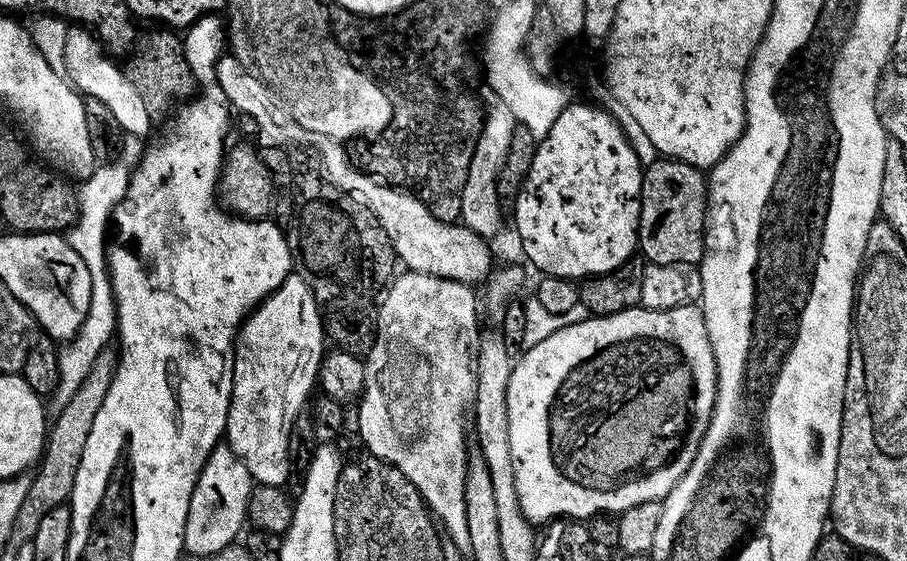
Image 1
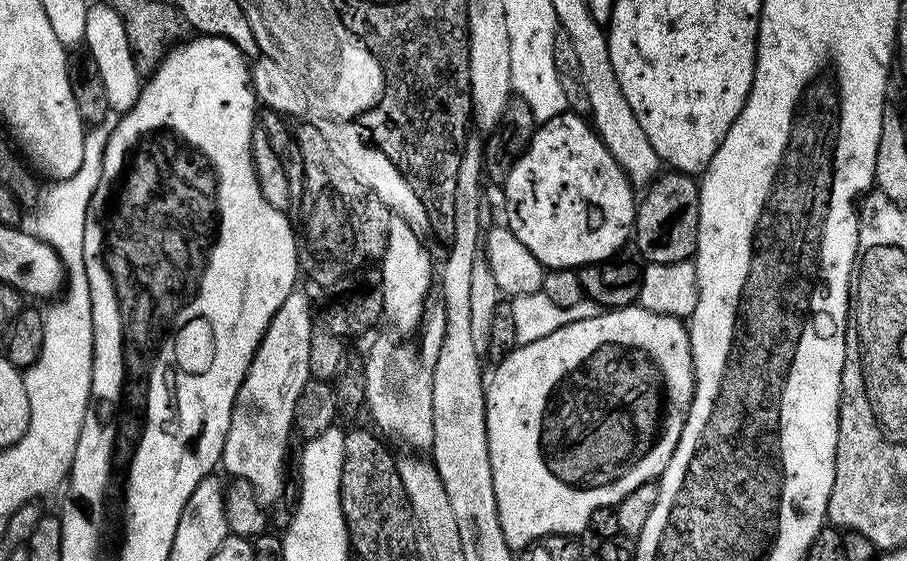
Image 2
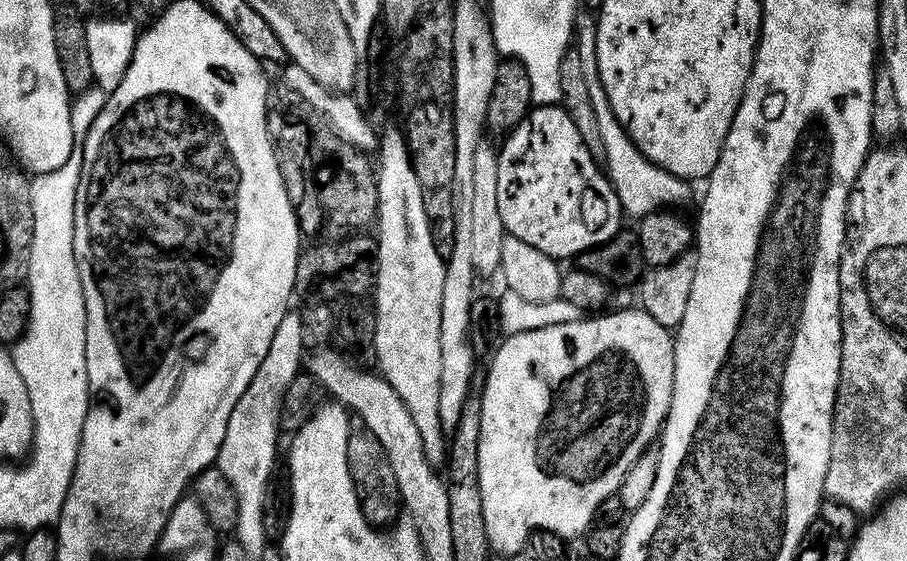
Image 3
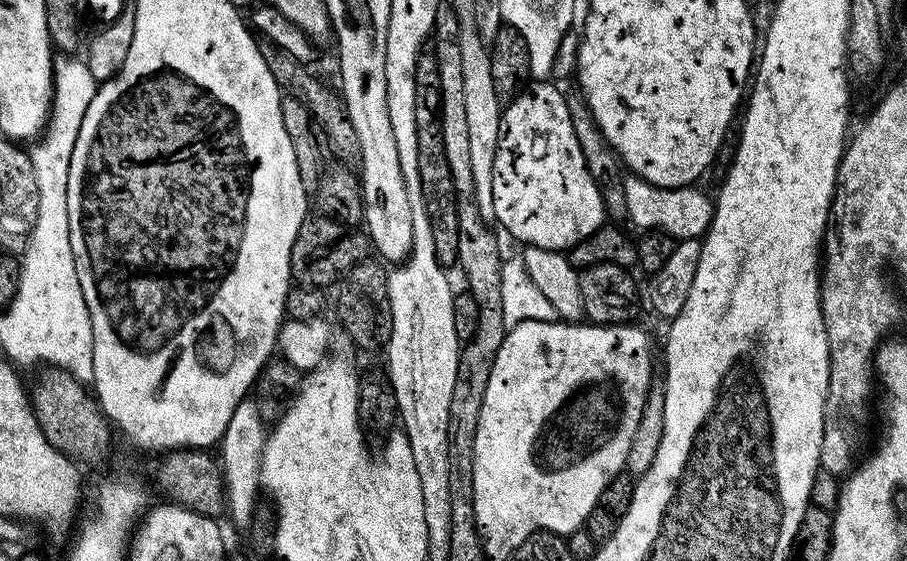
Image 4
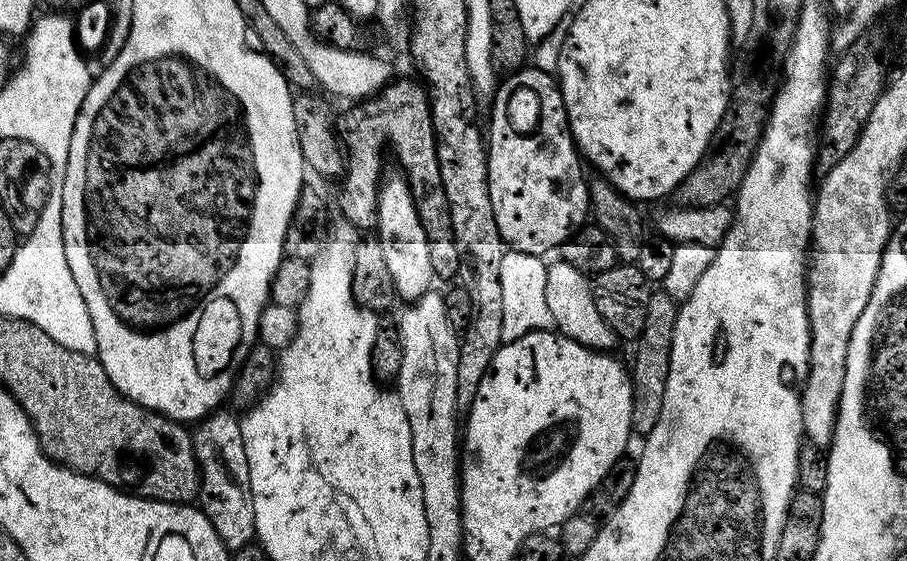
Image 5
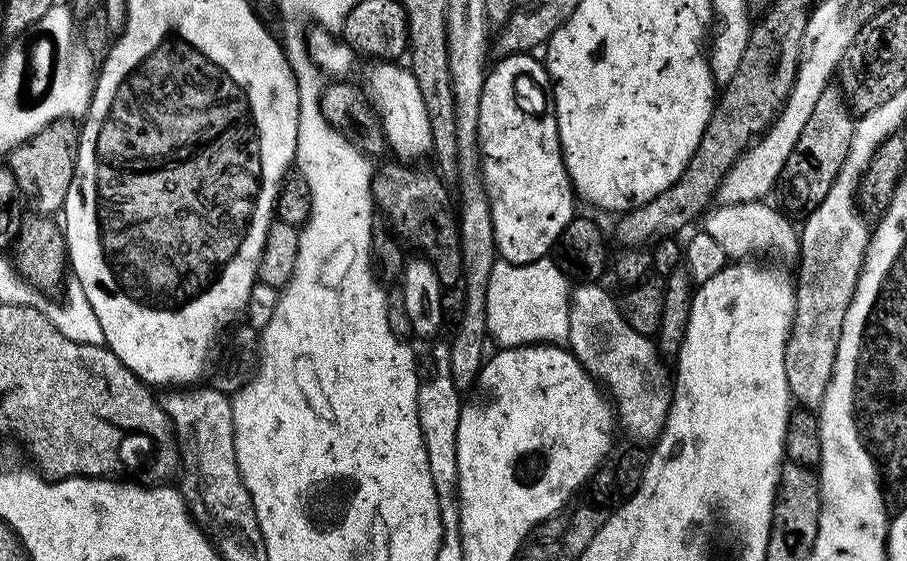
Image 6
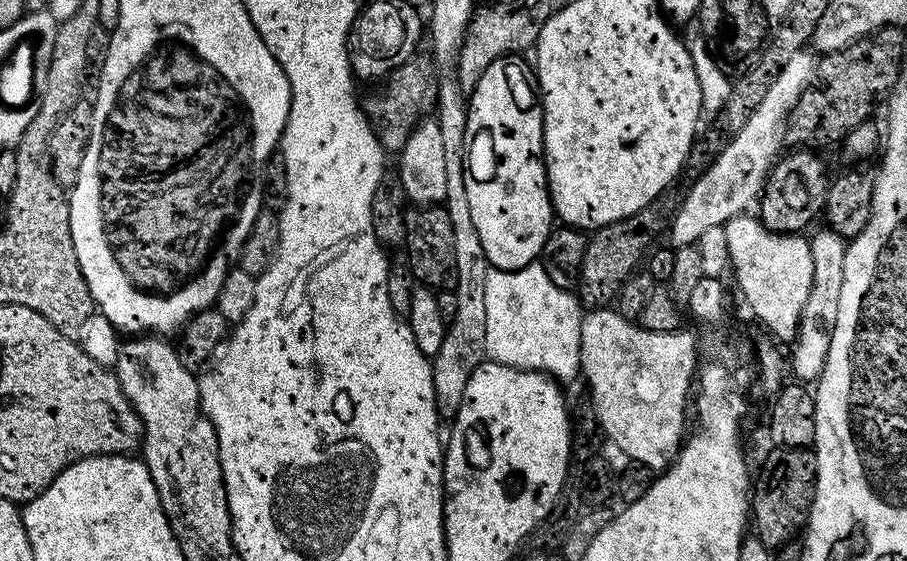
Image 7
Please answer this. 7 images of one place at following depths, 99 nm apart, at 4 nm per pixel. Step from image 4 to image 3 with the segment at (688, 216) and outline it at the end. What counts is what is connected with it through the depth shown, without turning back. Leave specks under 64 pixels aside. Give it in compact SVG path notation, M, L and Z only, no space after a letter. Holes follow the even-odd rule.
M581 11L574 23L574 49L582 58L583 73L586 74L587 89L590 92L591 105L597 114L599 131L605 147L605 158L602 161L603 171L612 184L614 194L618 194L620 211L625 217L643 218L651 212L672 210L676 204L684 204L692 196L693 185L686 180L679 180L674 174L662 170L652 164L638 150L638 146L626 134L626 130L614 118L614 110L610 110L610 102L606 98L606 90L602 90L602 82L596 65L596 16Z

